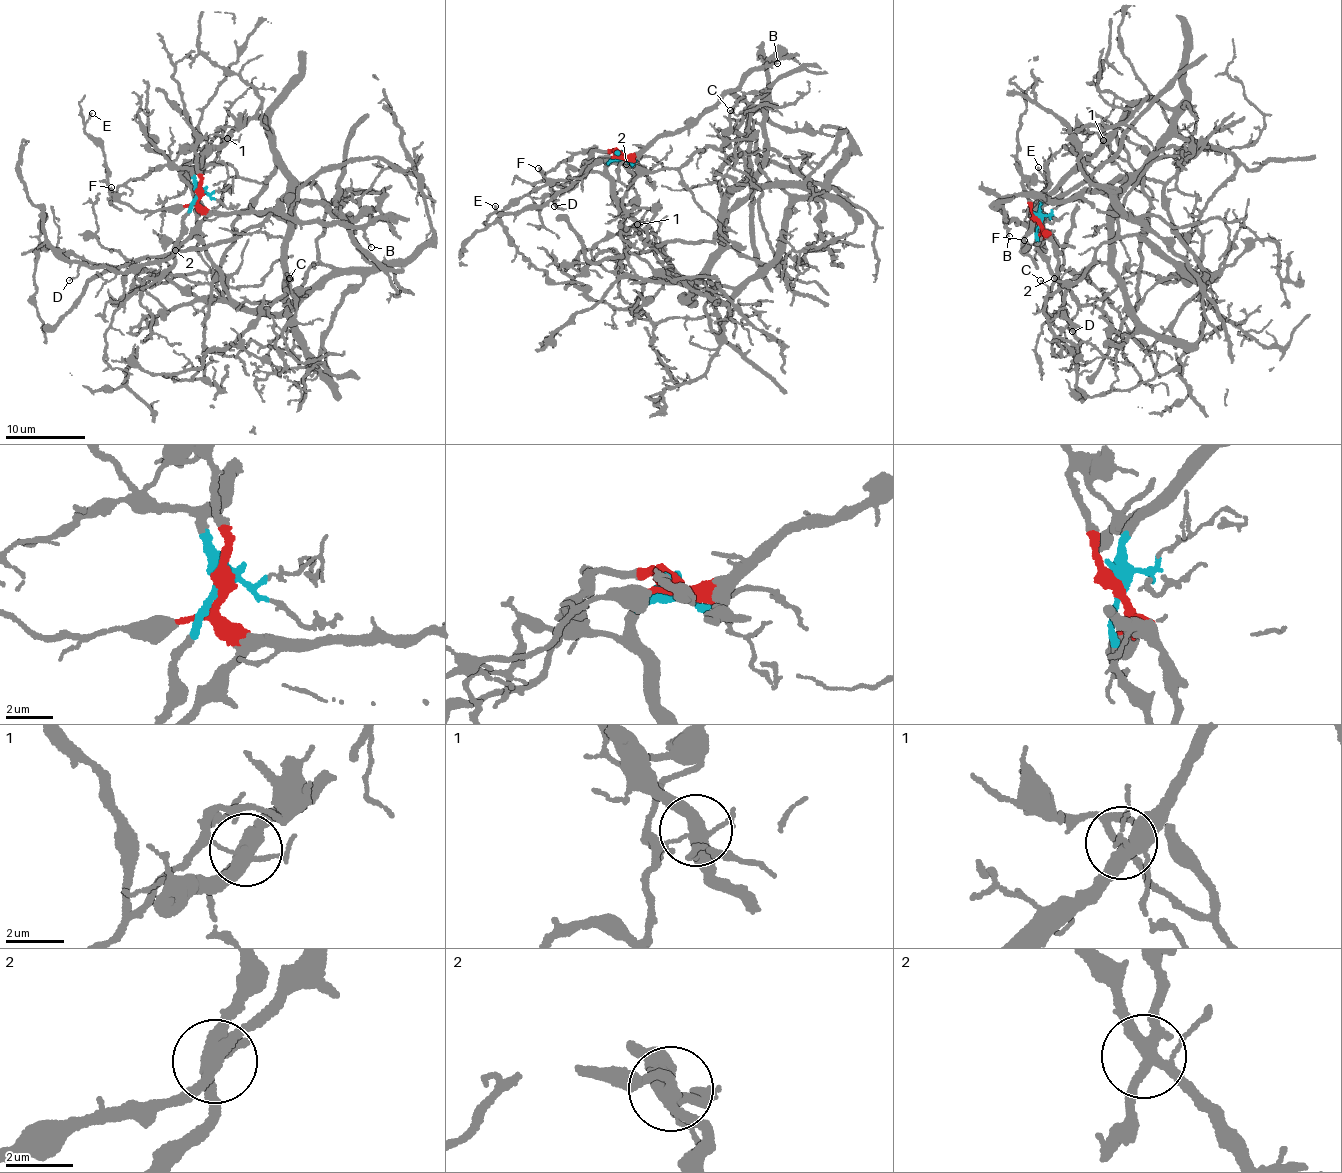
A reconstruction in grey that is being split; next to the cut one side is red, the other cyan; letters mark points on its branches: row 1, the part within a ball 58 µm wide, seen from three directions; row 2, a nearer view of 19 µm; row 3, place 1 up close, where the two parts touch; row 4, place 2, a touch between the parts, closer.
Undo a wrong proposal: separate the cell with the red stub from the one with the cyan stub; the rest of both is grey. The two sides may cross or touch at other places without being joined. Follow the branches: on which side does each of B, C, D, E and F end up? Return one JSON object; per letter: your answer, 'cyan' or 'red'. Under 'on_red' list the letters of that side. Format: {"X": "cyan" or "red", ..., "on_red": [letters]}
{"B": "red", "C": "cyan", "D": "red", "E": "red", "F": "red", "on_red": ["B", "D", "E", "F"]}

